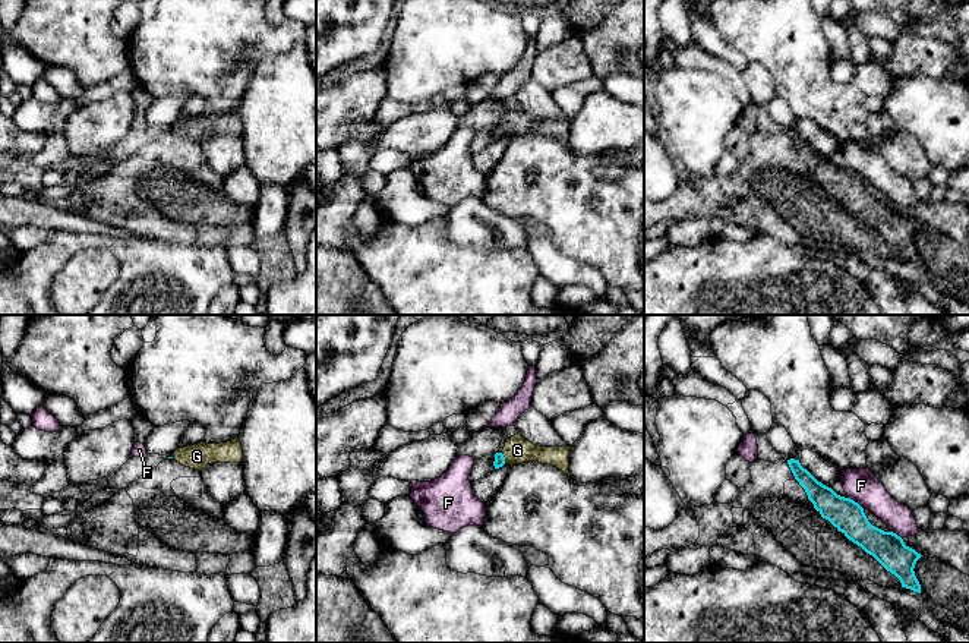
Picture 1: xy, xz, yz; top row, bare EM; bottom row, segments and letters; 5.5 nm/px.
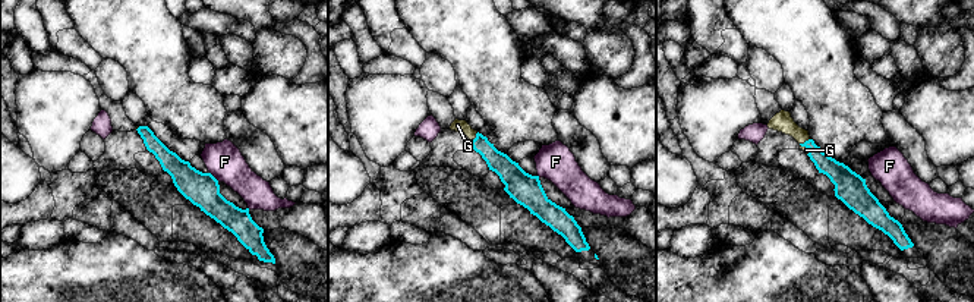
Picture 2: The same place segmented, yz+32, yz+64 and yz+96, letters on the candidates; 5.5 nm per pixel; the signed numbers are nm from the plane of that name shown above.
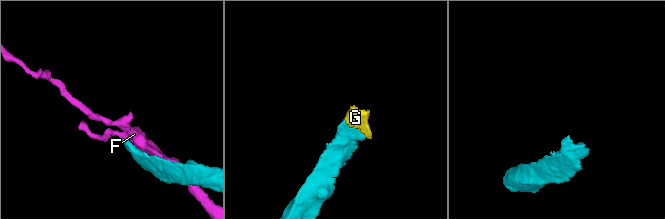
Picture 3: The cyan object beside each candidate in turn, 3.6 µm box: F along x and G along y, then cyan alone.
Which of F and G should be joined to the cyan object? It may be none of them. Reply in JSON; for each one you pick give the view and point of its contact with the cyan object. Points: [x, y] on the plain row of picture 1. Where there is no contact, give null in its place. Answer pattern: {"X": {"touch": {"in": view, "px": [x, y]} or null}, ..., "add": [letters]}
{"G": {"touch": {"in": "xz", "px": [504, 131]}}, "add": ["G"]}

